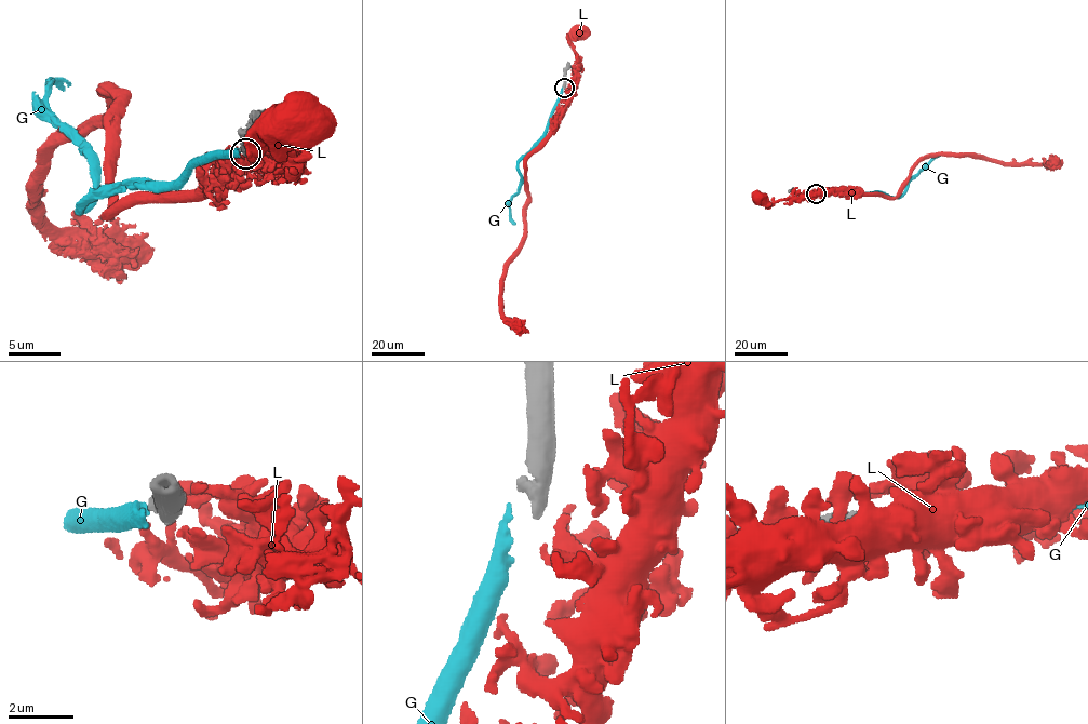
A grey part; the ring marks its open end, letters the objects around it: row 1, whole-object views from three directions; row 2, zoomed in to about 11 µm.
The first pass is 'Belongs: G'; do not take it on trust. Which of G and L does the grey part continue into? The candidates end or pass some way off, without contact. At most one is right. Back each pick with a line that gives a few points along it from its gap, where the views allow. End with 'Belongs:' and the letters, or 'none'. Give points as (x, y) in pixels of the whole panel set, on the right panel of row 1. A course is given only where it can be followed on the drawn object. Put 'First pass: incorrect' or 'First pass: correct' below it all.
G: via (817, 195), (838, 191), (900, 197), (910, 180), (943, 153)
Belongs: G
First pass: correct

